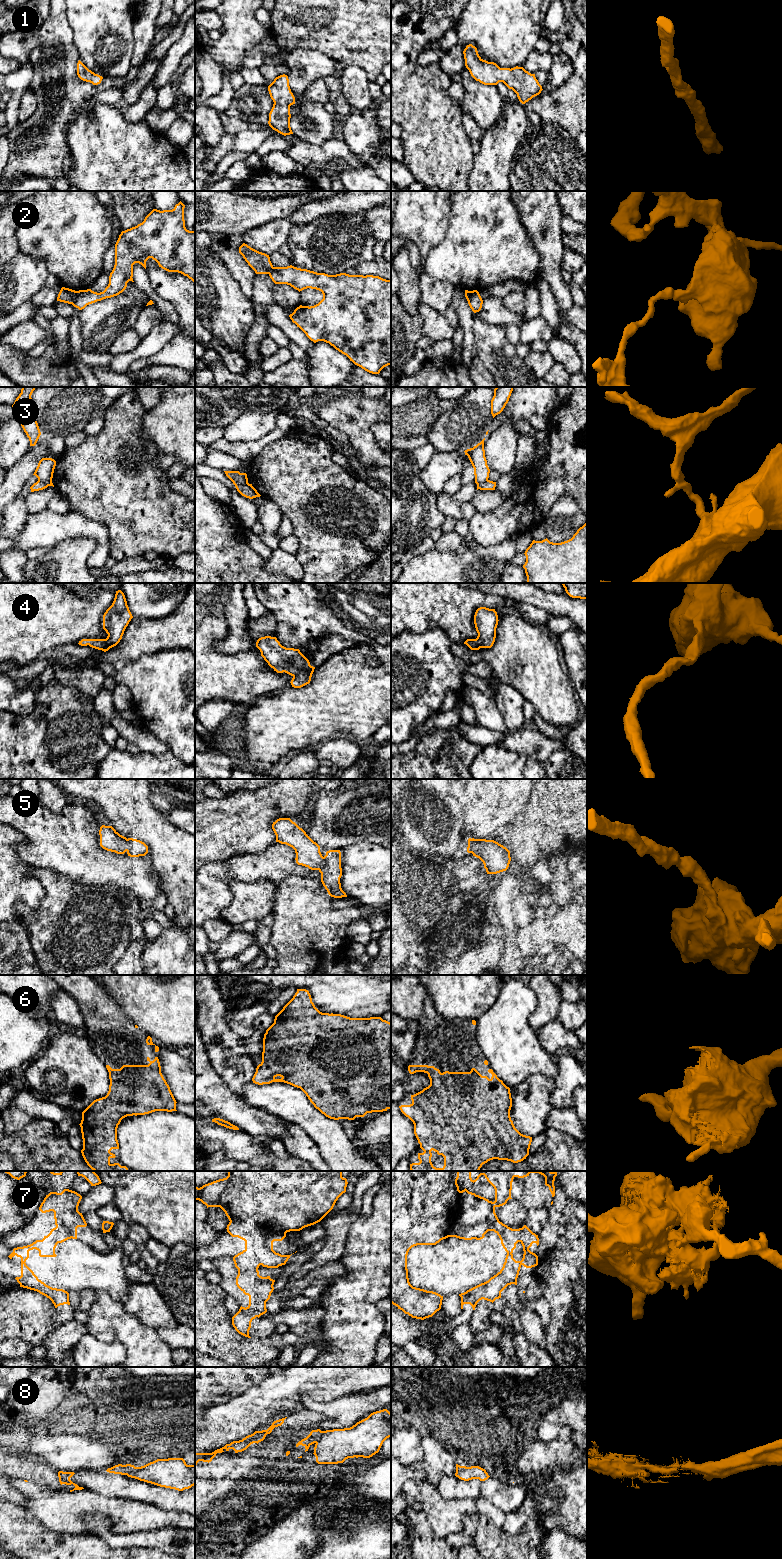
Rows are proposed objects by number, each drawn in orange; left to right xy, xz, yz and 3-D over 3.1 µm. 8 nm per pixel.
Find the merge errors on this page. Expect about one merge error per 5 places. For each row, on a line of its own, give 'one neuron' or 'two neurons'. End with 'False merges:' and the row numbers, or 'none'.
1: one neuron
2: two neurons
3: two neurons
4: one neuron
5: one neuron
6: one neuron
7: two neurons
8: two neurons
False merges: 2, 3, 7, 8

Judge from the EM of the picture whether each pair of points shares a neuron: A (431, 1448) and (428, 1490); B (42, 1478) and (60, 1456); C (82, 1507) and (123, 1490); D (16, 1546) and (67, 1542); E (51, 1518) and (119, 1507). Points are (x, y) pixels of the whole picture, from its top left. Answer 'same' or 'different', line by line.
A: different
B: different
C: different
D: same
E: same

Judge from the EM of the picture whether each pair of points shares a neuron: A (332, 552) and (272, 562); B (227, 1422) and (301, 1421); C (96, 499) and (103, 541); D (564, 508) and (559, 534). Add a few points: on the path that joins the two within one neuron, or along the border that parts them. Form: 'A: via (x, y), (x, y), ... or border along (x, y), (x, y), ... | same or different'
A: border along (295, 555), (304, 572) | different
B: border along (287, 1417), (280, 1425), (265, 1435) | different
C: border along (79, 513), (101, 523), (105, 527), (109, 546) | different
D: via (564, 514), (564, 519), (559, 528) | same

